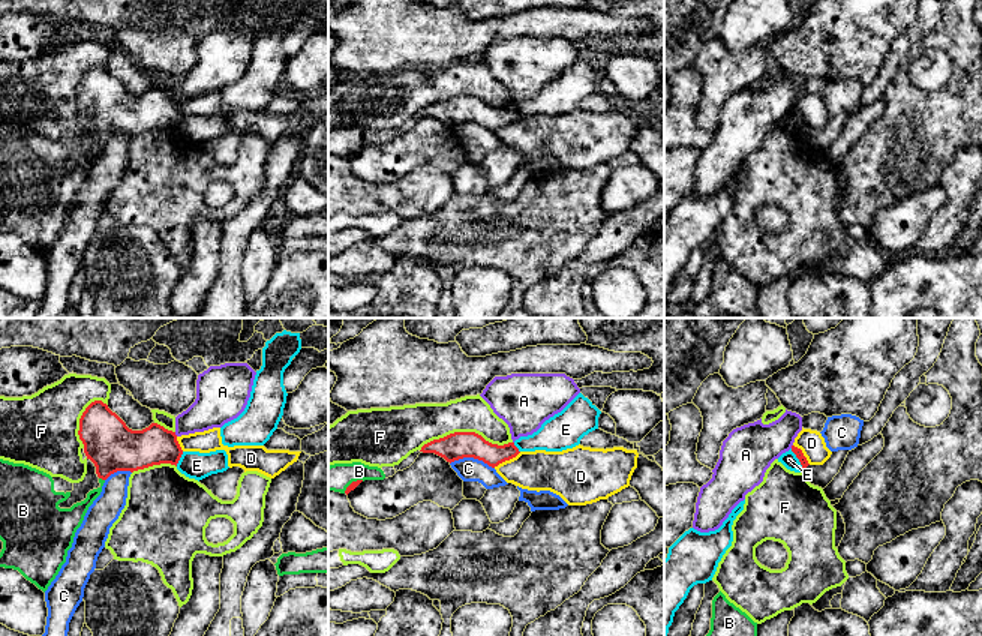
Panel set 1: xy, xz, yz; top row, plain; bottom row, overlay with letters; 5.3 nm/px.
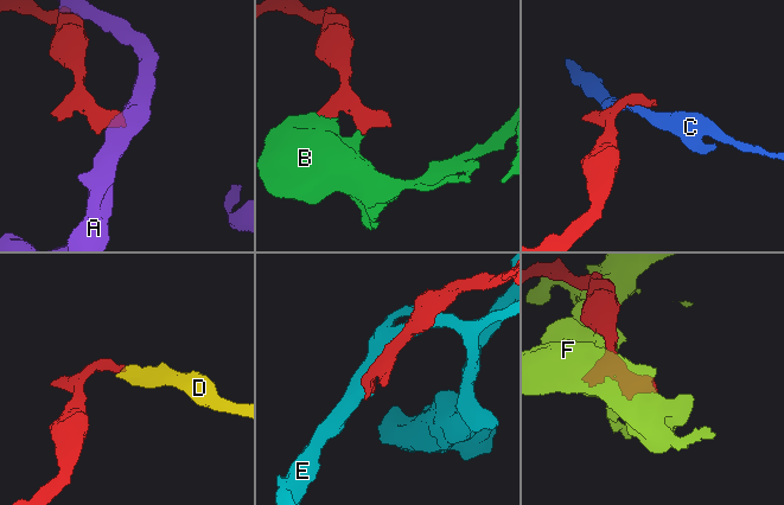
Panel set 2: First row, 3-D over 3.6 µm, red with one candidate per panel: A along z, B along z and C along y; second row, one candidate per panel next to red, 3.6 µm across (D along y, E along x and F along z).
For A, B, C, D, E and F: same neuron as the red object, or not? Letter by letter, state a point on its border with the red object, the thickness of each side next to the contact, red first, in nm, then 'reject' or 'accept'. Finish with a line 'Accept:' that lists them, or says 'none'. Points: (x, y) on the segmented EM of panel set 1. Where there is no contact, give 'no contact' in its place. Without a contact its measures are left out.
A: meets red in xy at (174, 434); 220 nm thick on the red side, 200 nm on the other; reject
B: meets red in xy at (102, 479); 280 nm thick on the red side, 100 nm on the other; accept
C: meets red in xz at (473, 456); 150 nm thick on the red side, 130 nm on the other; reject
D: meets red in xz at (507, 459); 140 nm thick on the red side, 220 nm on the other; reject
E: meets red in yz at (798, 458); 50 nm thick on the red side, 90 nm on the other; reject
F: meets red in xz at (465, 432); 150 nm thick on the red side, 220 nm on the other; reject
Accept: B

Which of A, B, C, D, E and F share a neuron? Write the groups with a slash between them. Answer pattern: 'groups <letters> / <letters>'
groups A / B / C / D / E / F

